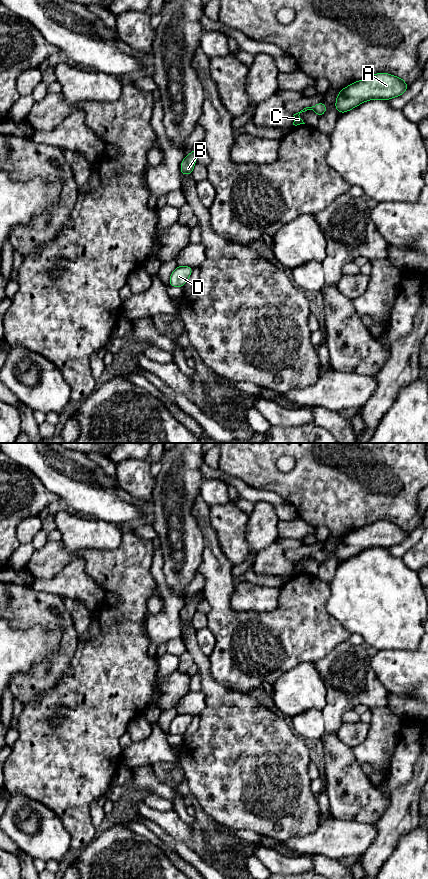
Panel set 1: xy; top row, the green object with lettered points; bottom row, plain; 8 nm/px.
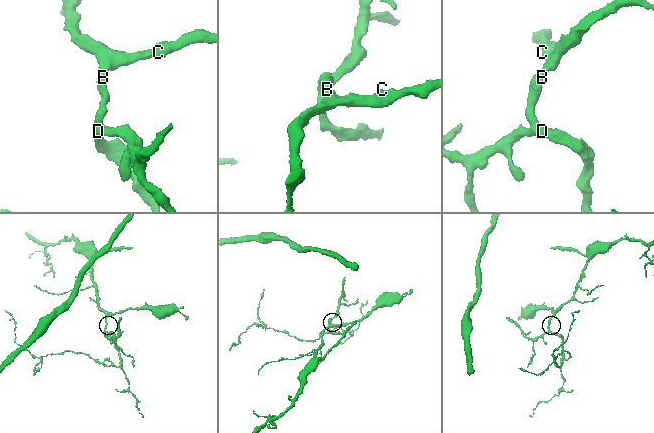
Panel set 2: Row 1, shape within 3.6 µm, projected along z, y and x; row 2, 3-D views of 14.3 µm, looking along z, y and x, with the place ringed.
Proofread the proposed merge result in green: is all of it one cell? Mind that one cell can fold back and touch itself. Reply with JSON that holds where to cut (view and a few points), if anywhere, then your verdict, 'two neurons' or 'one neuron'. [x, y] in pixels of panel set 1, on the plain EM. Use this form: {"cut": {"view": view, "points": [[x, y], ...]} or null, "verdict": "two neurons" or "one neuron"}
{"cut": null, "verdict": "one neuron"}

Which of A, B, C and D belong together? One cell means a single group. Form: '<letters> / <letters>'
A B C D

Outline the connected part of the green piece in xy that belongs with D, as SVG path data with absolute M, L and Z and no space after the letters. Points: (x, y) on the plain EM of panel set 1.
M177 714L170 724L169 733L182 736L191 724L192 718L191 714Z

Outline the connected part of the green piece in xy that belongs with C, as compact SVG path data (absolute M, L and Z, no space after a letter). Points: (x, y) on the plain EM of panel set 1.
M319 550L315 554L304 556L300 560L293 563L294 564L293 573L297 574L300 572L305 572L303 568L299 565L299 563L307 558L314 558L317 561L317 566L319 566L327 559L327 554L324 551Z

